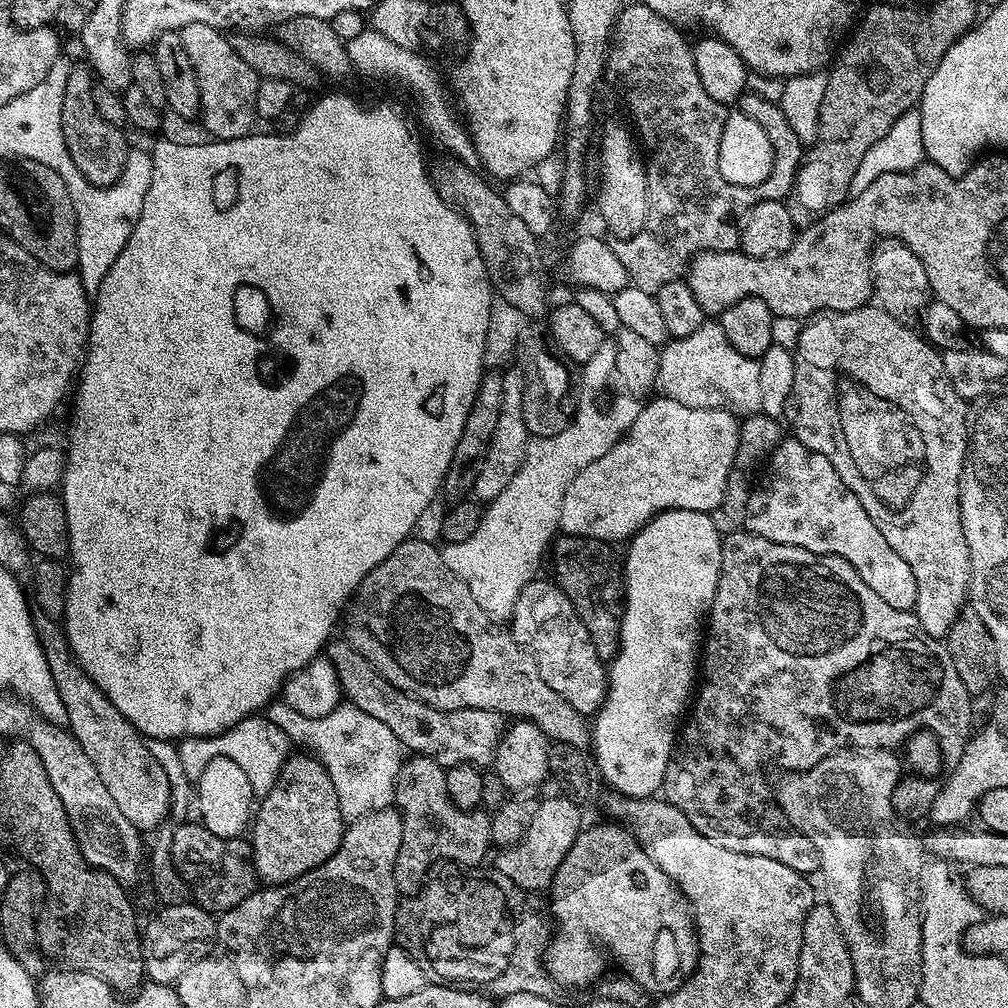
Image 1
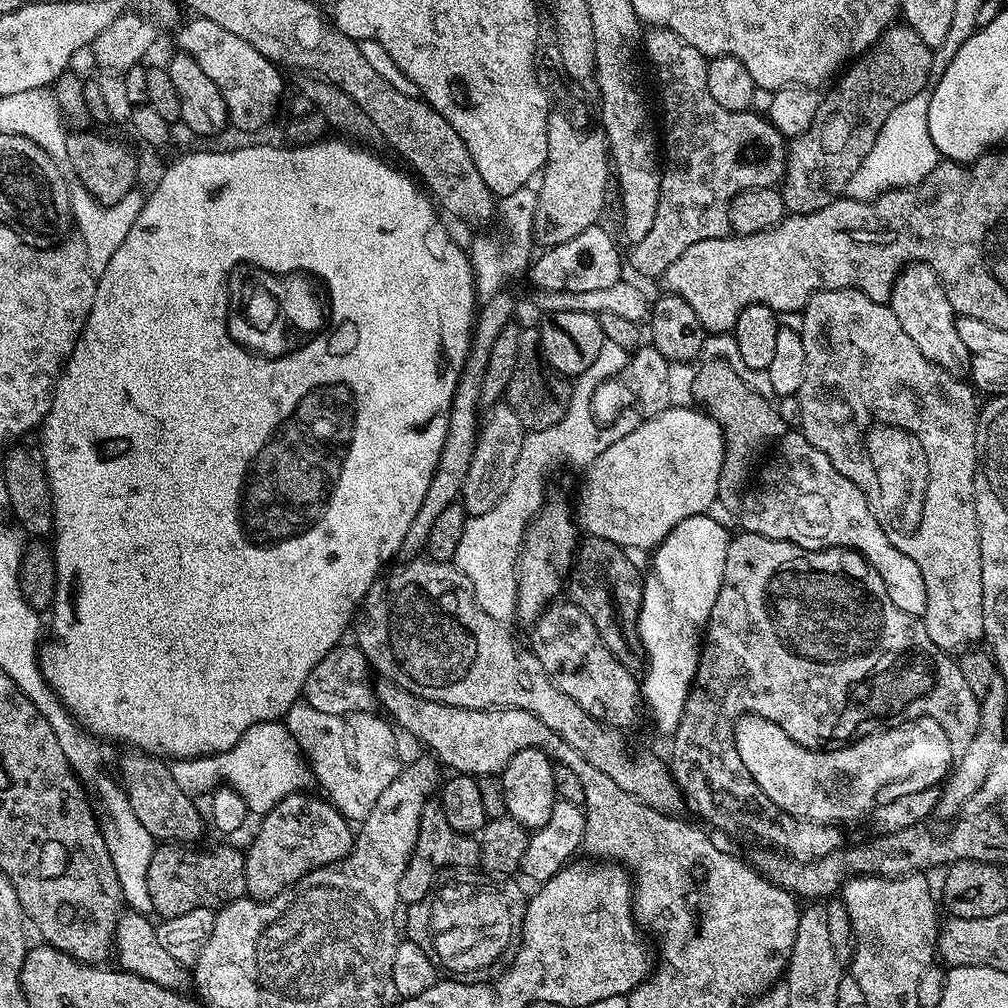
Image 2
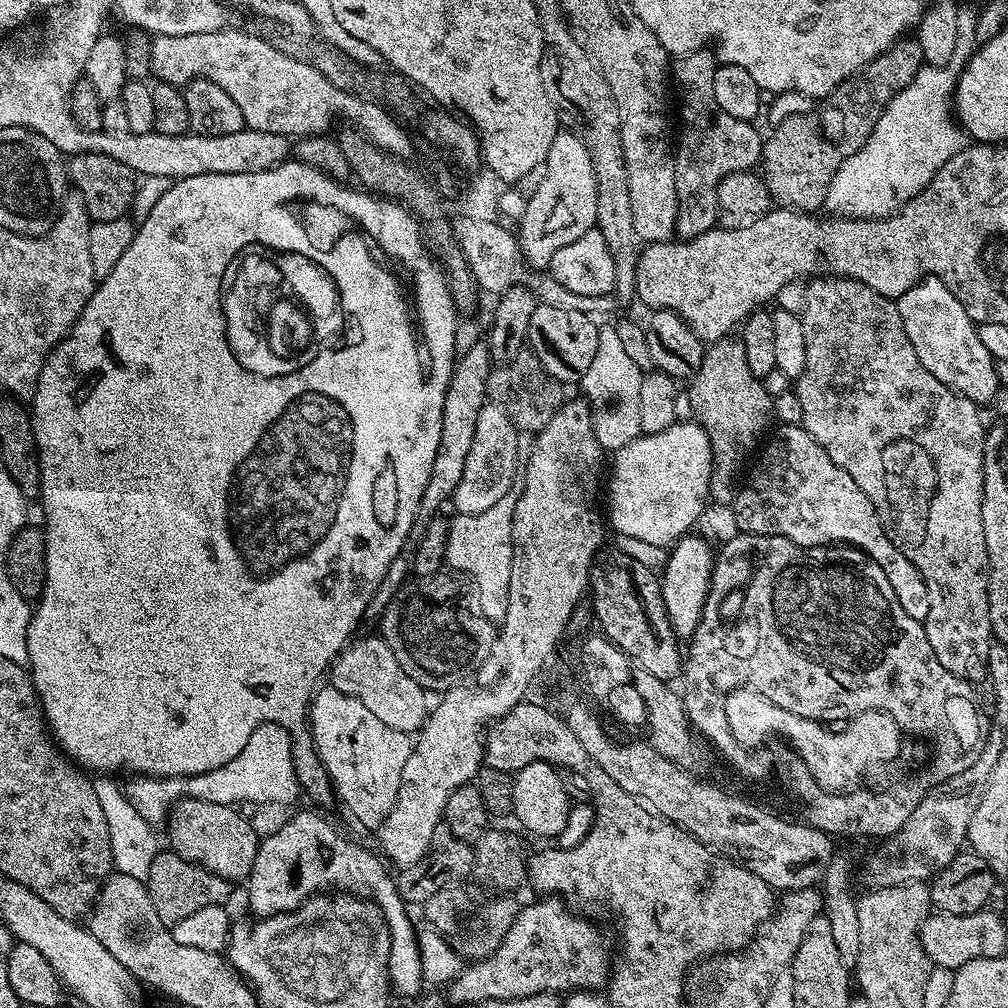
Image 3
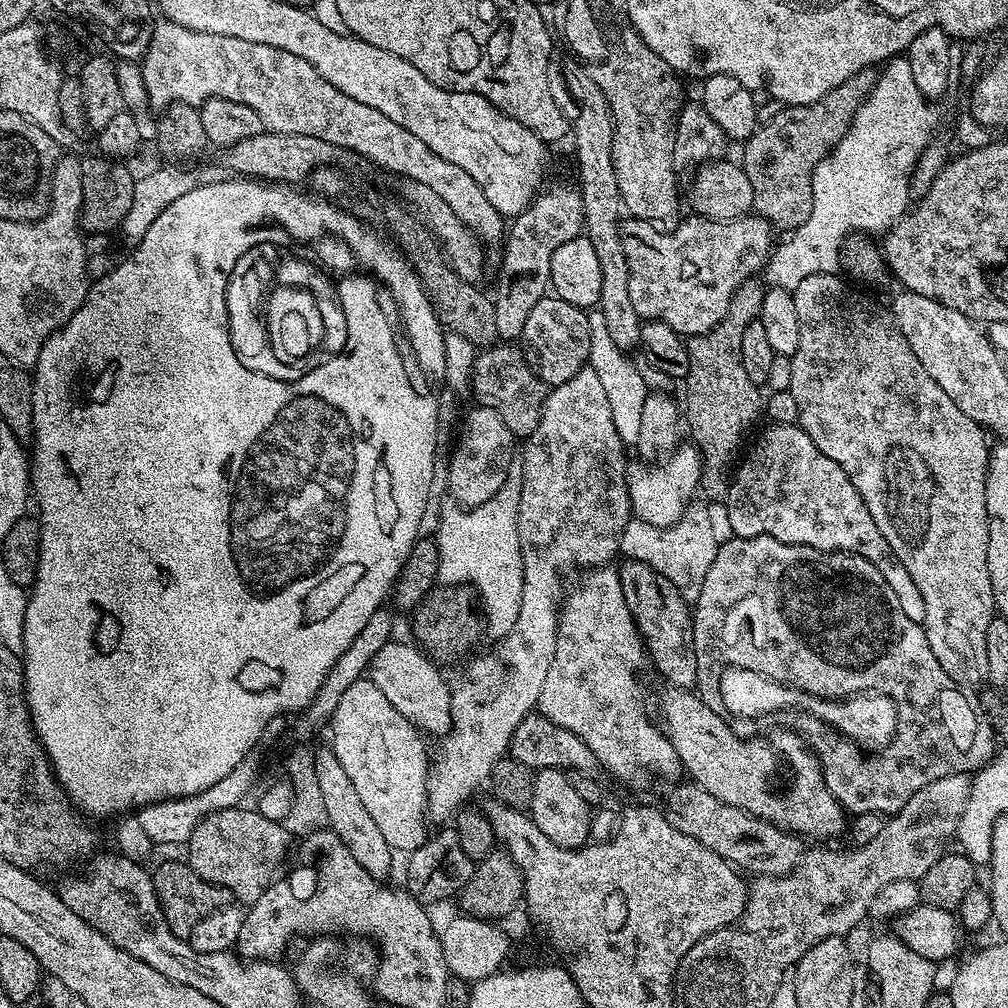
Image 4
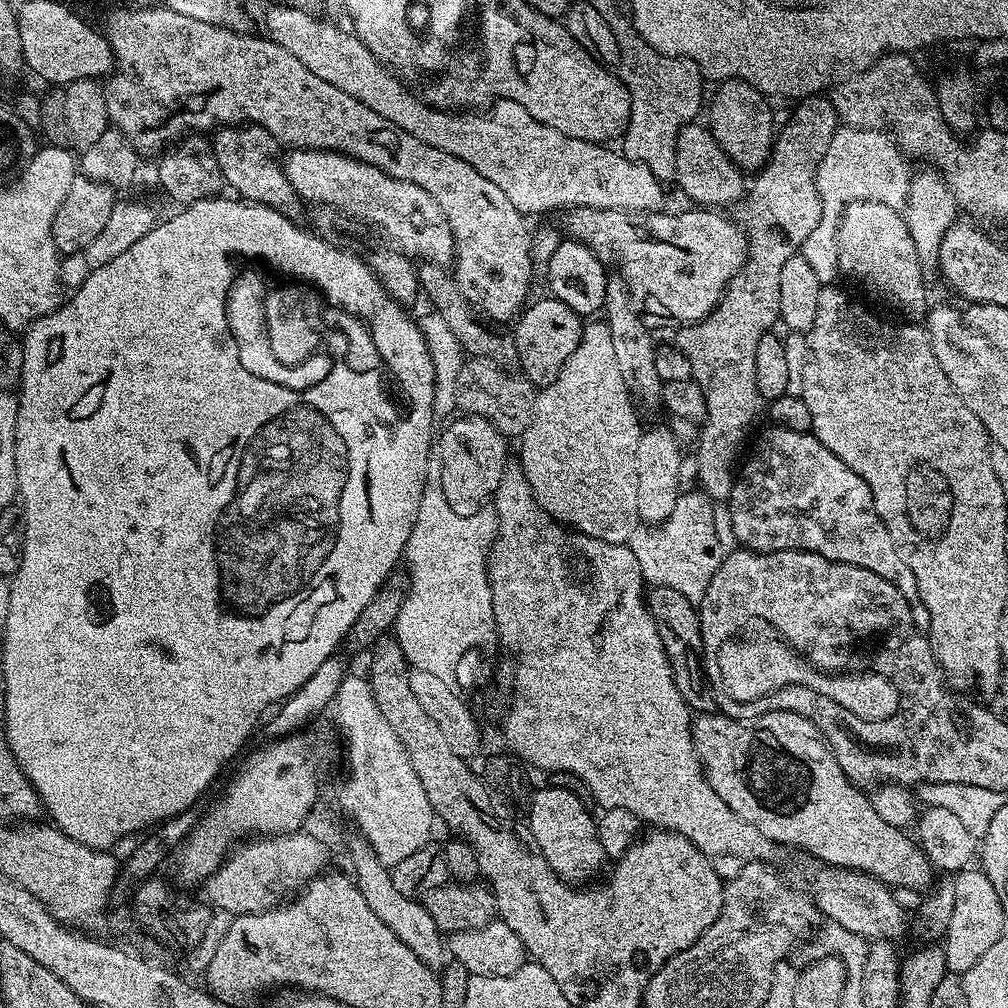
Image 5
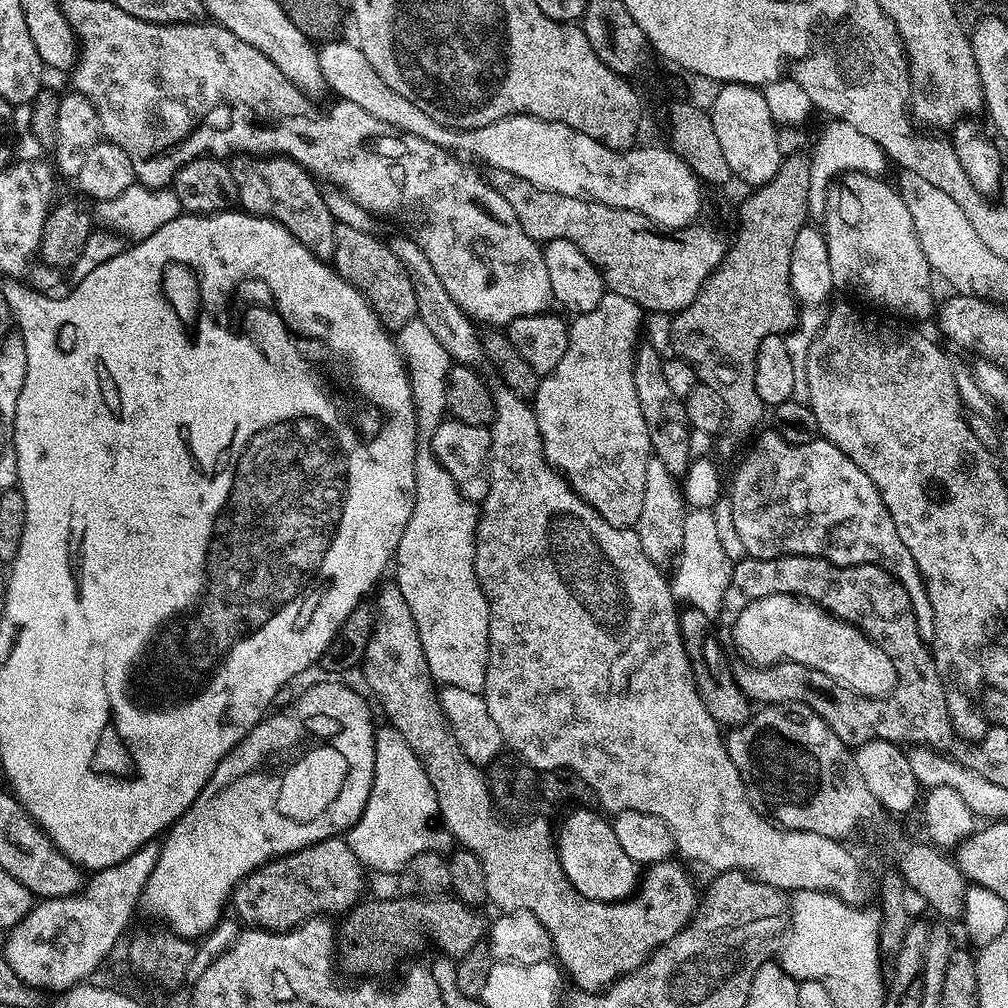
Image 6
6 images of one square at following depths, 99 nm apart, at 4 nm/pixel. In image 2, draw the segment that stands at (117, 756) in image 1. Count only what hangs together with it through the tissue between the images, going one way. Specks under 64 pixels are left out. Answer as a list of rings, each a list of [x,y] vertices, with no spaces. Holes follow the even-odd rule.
[[[124,750],[124,752],[120,756],[120,774],[118,773],[119,779],[122,781],[122,787],[126,794],[126,798],[130,802],[130,807],[134,810],[134,815],[138,818],[139,822],[142,822],[143,826],[145,826],[146,830],[150,832],[156,842],[196,842],[200,835],[204,832],[204,822],[206,826],[206,820],[203,816],[200,817],[200,812],[195,808],[193,801],[189,798],[189,796],[184,793],[182,790],[178,790],[178,786],[174,783],[174,774],[172,773],[171,767],[161,757],[158,756],[149,756],[148,753],[142,752],[139,750]]]

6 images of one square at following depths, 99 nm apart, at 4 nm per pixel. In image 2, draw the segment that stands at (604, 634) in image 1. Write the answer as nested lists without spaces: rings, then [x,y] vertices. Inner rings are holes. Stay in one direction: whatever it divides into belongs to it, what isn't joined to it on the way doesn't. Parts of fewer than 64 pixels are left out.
[[[585,535],[576,545],[572,567],[566,573],[566,596],[579,608],[586,602],[592,604],[584,613],[590,622],[594,622],[594,630],[600,629],[598,622],[595,622],[594,612],[602,612],[602,608],[614,614],[614,624],[618,618],[636,618],[639,613],[644,593],[642,572],[632,565],[628,556],[631,555],[619,544],[610,546],[609,540],[597,536]]]

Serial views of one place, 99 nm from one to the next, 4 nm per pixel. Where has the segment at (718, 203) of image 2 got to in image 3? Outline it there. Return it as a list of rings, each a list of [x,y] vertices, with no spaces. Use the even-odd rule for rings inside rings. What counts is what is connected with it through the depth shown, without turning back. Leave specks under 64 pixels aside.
[[[707,47],[700,48],[697,52],[691,52],[689,56],[679,57],[674,64],[674,84],[680,87],[680,137],[675,137],[674,140],[674,186],[678,190],[678,198],[680,199],[680,213],[676,215],[676,228],[675,235],[685,240],[692,240],[695,236],[701,236],[702,233],[708,232],[711,228],[717,227],[718,220],[718,205],[716,203],[716,191],[718,186],[722,182],[722,178],[726,178],[732,172],[747,172],[755,169],[762,160],[762,136],[756,133],[756,124],[747,120],[739,120],[734,118],[731,114],[726,114],[726,111],[722,110],[718,106],[718,102],[715,101],[714,86],[712,80],[715,77],[715,72],[718,67],[718,61],[715,51],[709,50]]]

